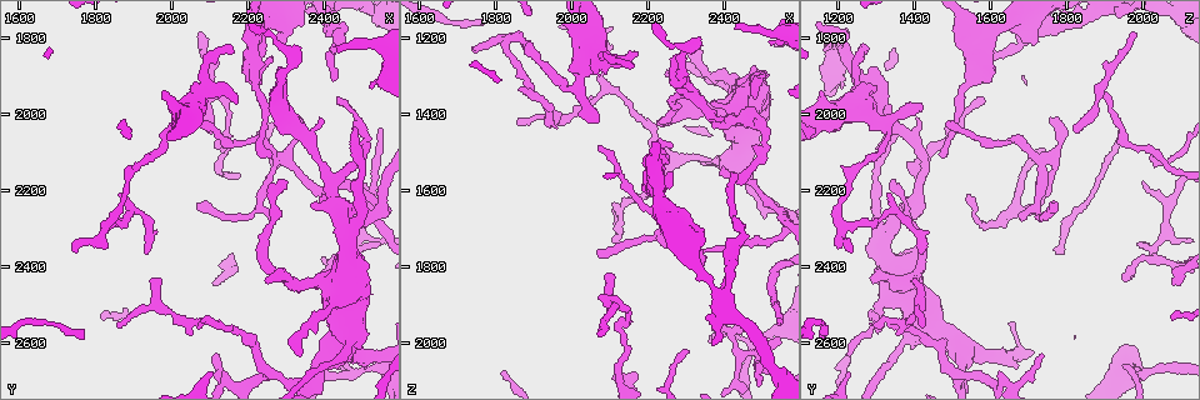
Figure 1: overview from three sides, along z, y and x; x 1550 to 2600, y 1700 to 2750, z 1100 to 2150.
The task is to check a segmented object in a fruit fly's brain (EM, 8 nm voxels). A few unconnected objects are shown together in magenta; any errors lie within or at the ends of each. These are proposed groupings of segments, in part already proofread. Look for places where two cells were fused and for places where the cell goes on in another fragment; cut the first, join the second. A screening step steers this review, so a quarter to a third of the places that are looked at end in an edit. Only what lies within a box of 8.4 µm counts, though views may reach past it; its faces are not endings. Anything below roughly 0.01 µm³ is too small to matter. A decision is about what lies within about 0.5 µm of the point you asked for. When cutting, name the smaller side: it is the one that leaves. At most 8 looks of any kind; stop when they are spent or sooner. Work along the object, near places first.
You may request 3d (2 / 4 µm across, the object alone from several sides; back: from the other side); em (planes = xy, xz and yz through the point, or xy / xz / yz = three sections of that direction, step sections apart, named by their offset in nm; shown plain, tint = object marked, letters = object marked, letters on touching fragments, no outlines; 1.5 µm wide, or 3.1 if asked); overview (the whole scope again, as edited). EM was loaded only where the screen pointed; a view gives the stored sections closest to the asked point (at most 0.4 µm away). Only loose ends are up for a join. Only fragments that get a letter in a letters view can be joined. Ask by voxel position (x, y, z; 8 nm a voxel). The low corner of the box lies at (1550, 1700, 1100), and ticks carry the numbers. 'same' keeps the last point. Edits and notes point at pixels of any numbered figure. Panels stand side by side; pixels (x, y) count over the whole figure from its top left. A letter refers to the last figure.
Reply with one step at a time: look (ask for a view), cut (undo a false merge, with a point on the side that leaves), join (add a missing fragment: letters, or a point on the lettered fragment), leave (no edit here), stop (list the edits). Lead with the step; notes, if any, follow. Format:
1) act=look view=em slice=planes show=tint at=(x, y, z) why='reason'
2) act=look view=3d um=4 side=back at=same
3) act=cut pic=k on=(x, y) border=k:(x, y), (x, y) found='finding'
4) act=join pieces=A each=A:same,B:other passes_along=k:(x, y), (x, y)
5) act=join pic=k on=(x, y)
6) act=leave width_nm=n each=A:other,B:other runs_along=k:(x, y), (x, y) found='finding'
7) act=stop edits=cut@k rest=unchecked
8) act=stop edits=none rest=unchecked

act=look view=em slice=xy step=4 show=letters at=(2435, 1960, 1580) why='an open end'

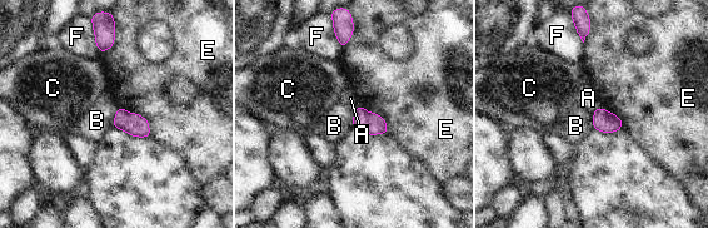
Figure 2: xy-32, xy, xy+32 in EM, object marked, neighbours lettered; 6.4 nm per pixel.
act=leave width_nm=140 each=A:other,B:other,C:other,E:other,F:other border=2:(602, 105), (592, 112) found='none of them fits'

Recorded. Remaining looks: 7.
act=look view=3d um=2 side=back at=(2495, 2180, 2010) why='branch stops here'

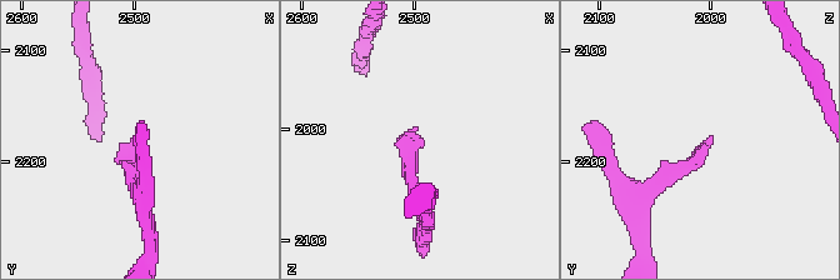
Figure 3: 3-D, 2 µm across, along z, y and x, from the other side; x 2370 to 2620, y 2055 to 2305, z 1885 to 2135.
act=look view=em slice=xy step=8 show=letters at=(2502, 2178, 2004) why='need the tissue'

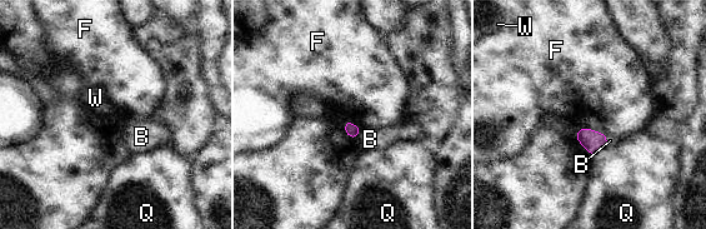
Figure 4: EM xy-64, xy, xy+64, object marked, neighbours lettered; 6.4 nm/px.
act=look view=em slice=planes show=letters at=same why='another direction'

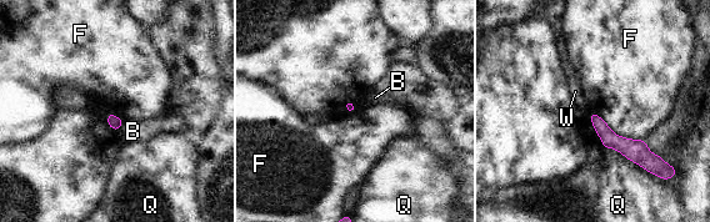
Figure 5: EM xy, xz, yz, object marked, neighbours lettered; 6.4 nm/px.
act=leave longest_contact=Q:360nm each=B:other,F:other,Q:other,W:other runs_along=5:(593, 116), (616, 142), (653, 159) found='none of them fits'

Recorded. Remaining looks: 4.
act=look view=3d um=2 at=(2485, 2035, 1350) why='branch stops here'

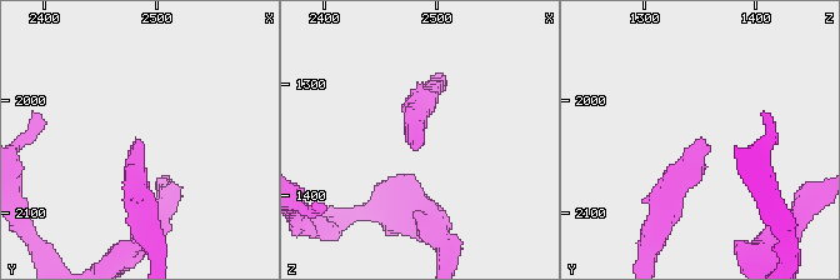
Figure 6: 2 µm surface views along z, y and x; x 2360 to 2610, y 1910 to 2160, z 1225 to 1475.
act=look view=em slice=xz step=8 show=tint at=(2482, 2032, 1354) why='shape alone is not enough'

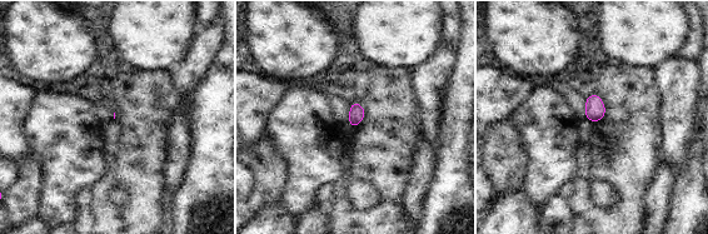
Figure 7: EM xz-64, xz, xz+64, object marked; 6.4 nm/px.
act=look view=em slice=xz step=8 show=letters at=same

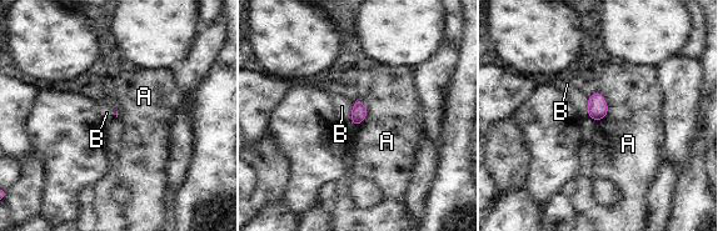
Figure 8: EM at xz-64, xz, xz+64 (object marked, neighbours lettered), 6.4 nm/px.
act=leave longest_contact=A:200nm each=A:other,B:other found='no lettered fragment goes on from it'

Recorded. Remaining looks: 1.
act=stop edits=none rest=unchecked

